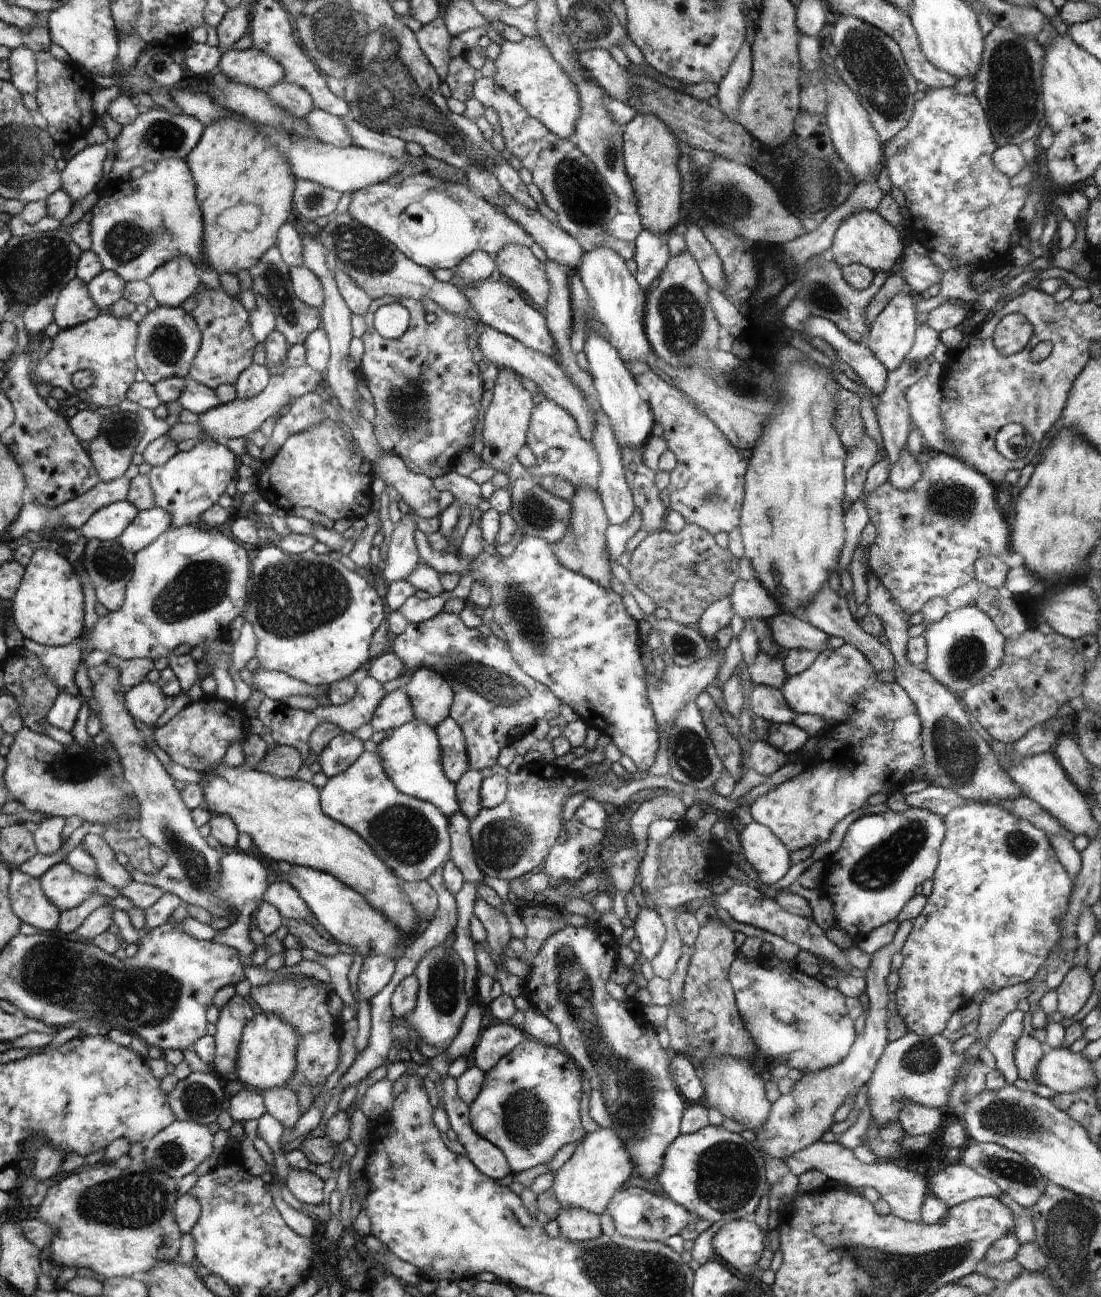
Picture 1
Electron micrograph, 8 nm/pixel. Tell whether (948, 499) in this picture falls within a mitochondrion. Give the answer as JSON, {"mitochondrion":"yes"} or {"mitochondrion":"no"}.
{"mitochondrion":"yes"}

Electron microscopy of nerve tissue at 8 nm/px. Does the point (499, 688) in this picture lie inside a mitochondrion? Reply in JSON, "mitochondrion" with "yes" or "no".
{"mitochondrion":"yes"}

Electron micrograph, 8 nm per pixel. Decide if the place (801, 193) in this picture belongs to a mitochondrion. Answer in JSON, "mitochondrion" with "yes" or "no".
{"mitochondrion":"yes"}

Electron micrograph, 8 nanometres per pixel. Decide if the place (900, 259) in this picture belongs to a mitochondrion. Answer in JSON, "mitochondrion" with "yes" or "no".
{"mitochondrion":"no"}

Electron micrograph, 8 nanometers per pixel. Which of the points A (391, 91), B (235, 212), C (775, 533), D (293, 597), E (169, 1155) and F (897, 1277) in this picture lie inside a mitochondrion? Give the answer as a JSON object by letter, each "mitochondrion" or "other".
{"A":"mitochondrion","B":"other","C":"other","D":"mitochondrion","E":"mitochondrion","F":"mitochondrion"}

